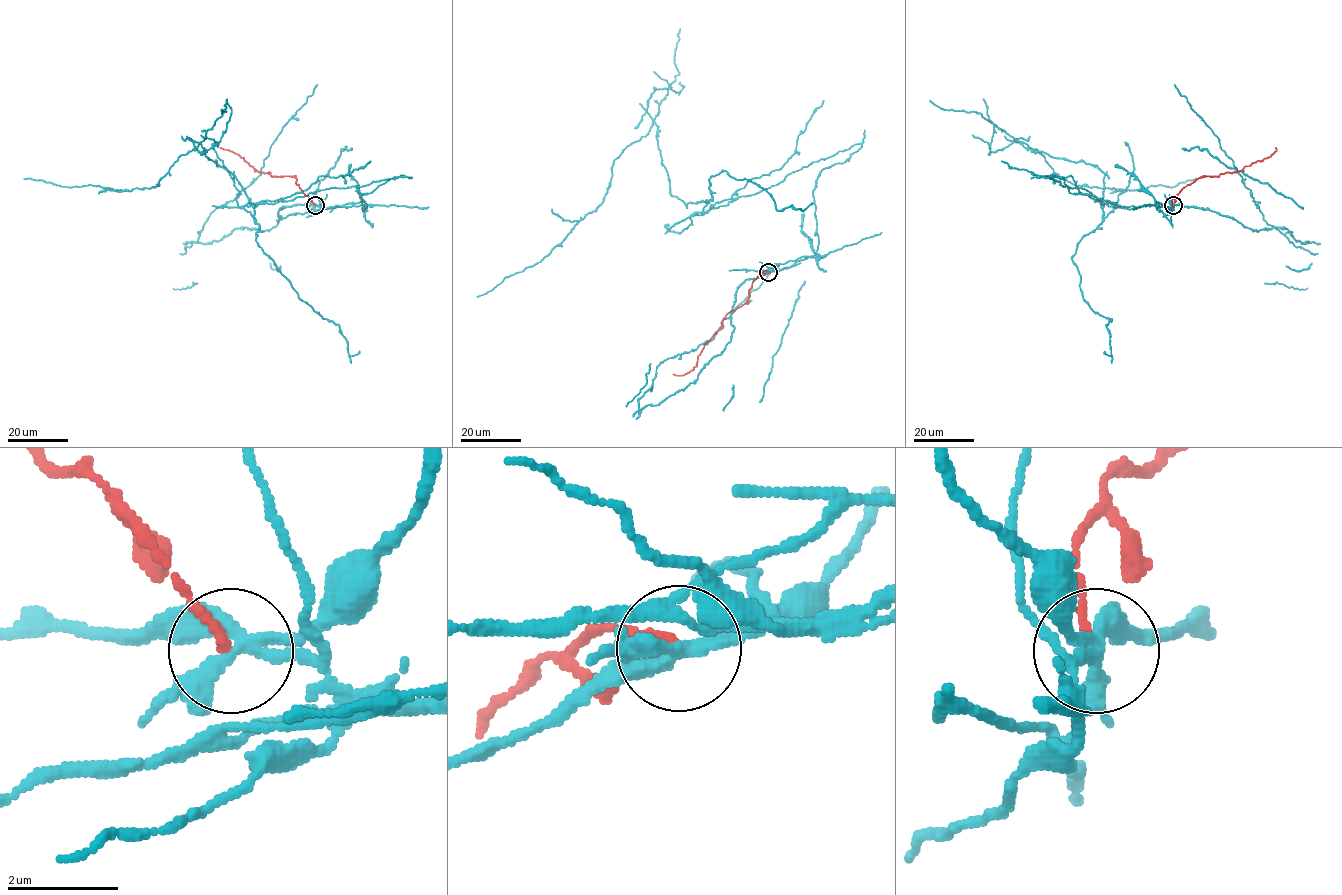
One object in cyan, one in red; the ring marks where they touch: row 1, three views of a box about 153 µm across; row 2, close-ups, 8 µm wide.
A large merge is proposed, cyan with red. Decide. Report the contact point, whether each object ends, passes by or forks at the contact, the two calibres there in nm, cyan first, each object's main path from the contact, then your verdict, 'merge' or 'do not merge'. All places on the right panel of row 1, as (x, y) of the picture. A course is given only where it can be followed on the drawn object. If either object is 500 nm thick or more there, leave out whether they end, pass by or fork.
at (1173, 205); cyan forks there; red ends there; 280 nm thick on the cyan side, 150 nm on the other; cyan runs (1173, 205), (1127, 209), (1045, 176), (1115, 203), (1103, 217), (1096, 165), (1022, 143), (1076, 185), (1198, 179); red runs (1173, 205), (1172, 198), (1196, 179), (1239, 172), (1268, 157), (1276, 151), (1275, 147); do not merge

